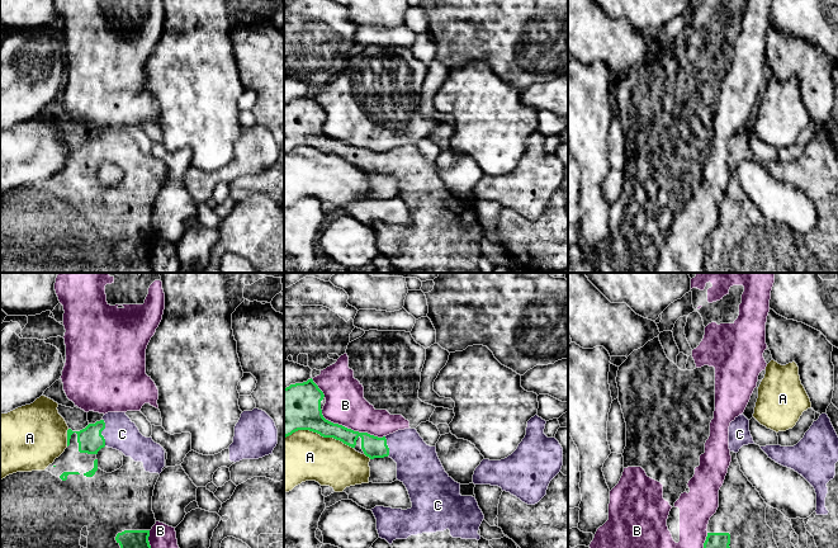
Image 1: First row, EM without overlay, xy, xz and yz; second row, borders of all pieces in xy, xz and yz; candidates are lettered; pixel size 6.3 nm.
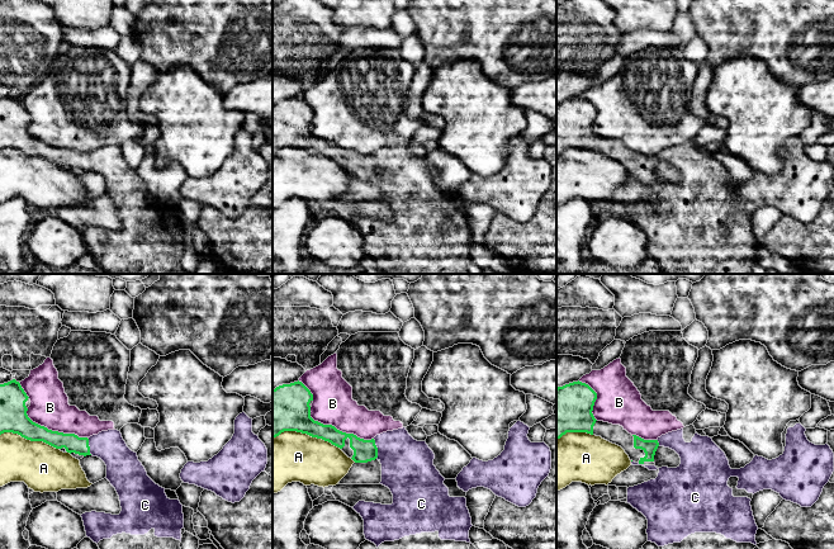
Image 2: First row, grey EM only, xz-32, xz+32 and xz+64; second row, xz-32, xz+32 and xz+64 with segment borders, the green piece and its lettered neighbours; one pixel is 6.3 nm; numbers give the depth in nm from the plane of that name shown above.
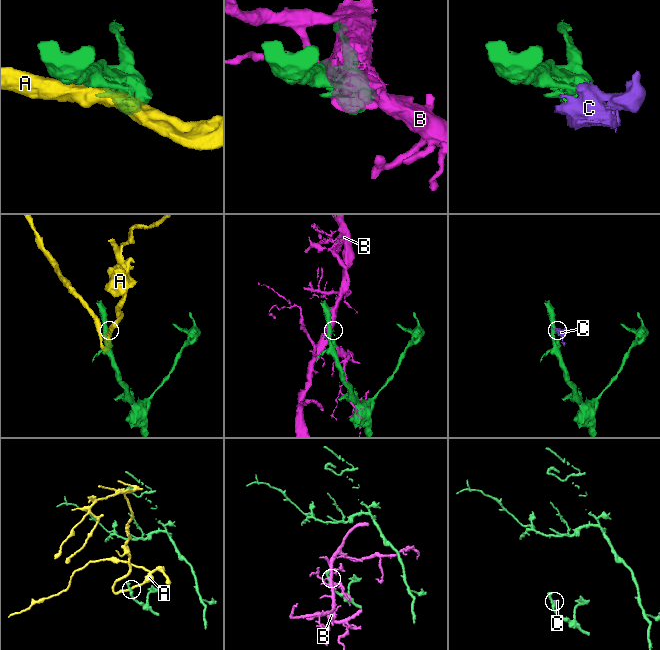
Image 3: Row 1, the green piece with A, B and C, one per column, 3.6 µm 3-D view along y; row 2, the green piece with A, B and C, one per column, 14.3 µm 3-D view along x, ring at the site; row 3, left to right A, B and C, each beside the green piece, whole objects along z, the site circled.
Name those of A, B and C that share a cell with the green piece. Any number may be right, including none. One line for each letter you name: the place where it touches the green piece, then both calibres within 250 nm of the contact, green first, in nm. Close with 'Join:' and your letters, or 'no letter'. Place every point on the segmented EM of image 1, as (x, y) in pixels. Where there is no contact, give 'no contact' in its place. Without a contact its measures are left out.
C: xy (100, 433) | 160/200 nm
Join: C

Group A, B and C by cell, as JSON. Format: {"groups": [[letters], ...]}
{"groups": [["A"], ["B"], ["C"]]}

